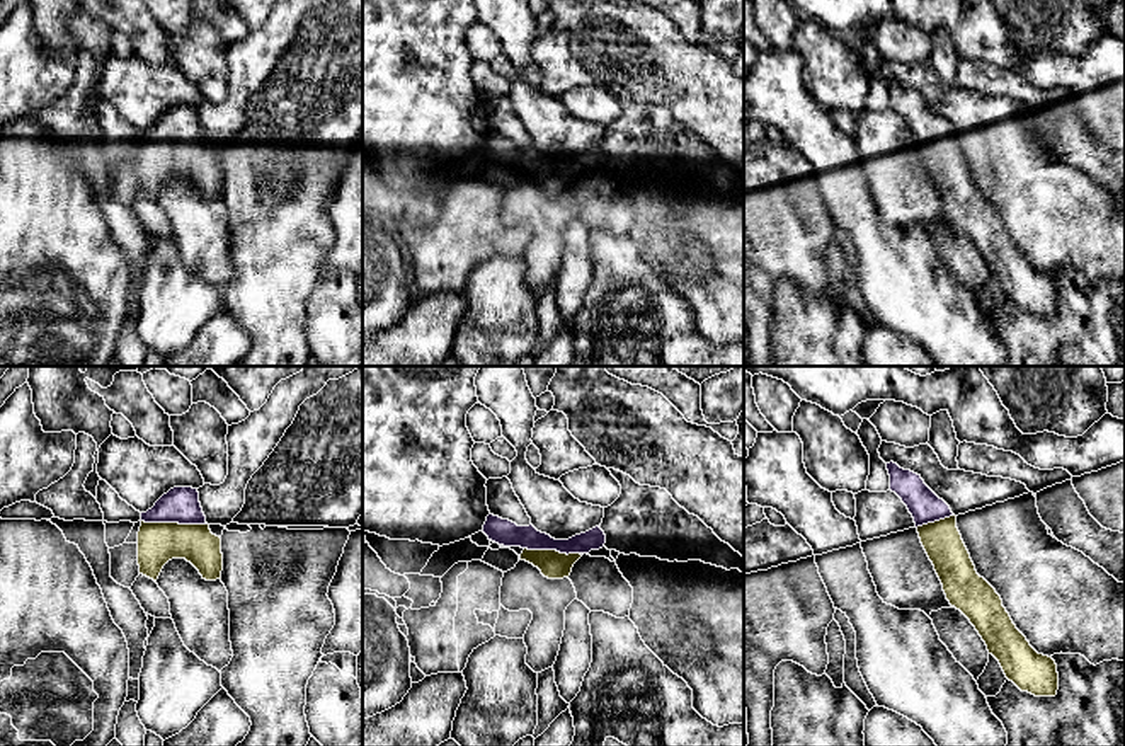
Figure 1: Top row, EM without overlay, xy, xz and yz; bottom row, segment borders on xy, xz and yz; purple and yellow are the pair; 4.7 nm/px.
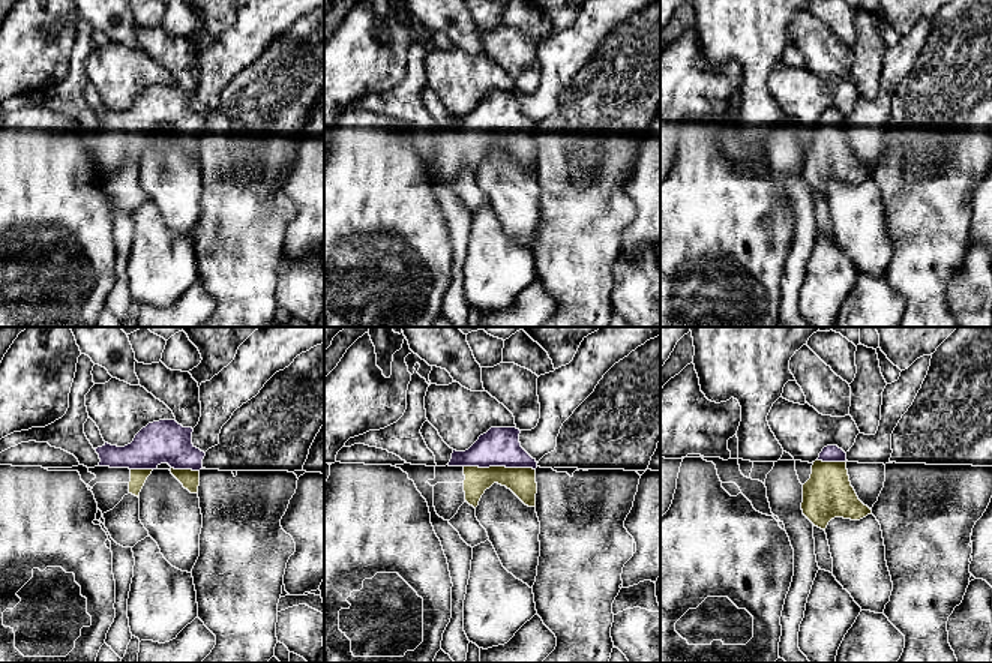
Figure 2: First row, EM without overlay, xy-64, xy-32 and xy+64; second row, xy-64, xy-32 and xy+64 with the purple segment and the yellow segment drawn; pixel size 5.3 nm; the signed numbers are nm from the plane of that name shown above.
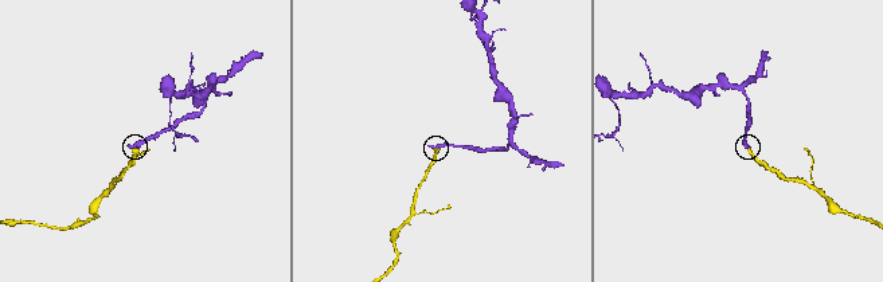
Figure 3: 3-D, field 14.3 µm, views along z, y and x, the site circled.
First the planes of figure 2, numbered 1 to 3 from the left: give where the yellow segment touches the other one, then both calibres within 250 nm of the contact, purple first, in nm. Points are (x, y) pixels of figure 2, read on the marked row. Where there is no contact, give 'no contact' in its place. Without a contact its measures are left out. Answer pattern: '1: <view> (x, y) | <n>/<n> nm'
1: xy-64 (185, 468) | 240/100 nm
2: xy-32 (500, 465) | 200/150 nm
3: xy+64 (832, 461) | 100/260 nm

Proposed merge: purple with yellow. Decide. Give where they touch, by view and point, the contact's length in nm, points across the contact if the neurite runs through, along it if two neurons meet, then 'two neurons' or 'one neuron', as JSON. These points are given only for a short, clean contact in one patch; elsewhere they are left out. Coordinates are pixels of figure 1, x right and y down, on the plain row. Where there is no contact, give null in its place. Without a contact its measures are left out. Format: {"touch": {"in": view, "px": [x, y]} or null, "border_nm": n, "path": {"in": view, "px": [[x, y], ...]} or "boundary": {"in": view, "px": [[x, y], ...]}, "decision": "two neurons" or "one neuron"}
{"touch": {"in": "xy", "px": [174, 140]}, "border_nm": 320, "path": {"in": "xy", "px": [[181, 123], [174, 140], [157, 160]]}, "decision": "one neuron"}

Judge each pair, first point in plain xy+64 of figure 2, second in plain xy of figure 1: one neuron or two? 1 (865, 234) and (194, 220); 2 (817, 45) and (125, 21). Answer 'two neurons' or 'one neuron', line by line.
1: one neuron
2: one neuron

